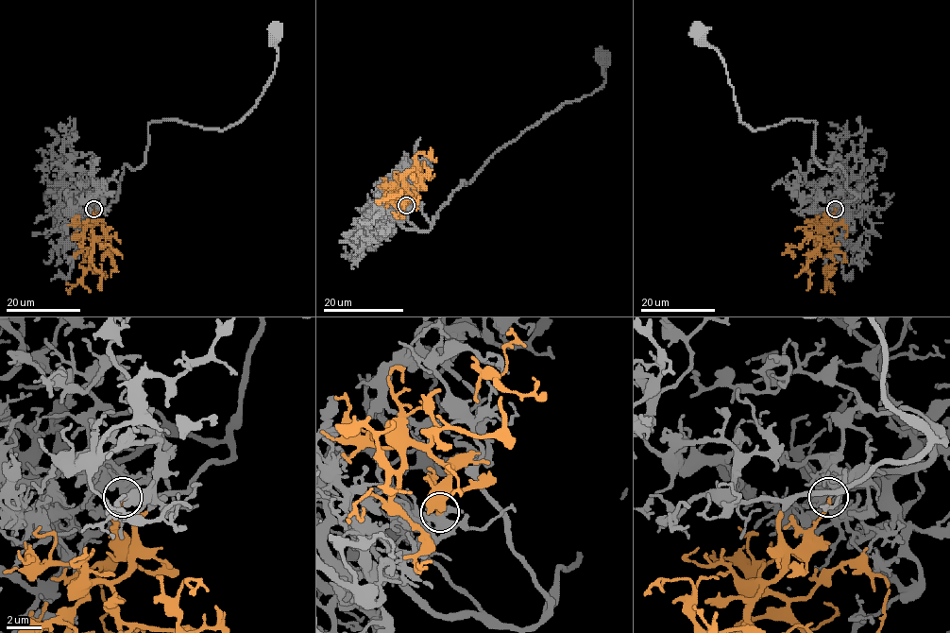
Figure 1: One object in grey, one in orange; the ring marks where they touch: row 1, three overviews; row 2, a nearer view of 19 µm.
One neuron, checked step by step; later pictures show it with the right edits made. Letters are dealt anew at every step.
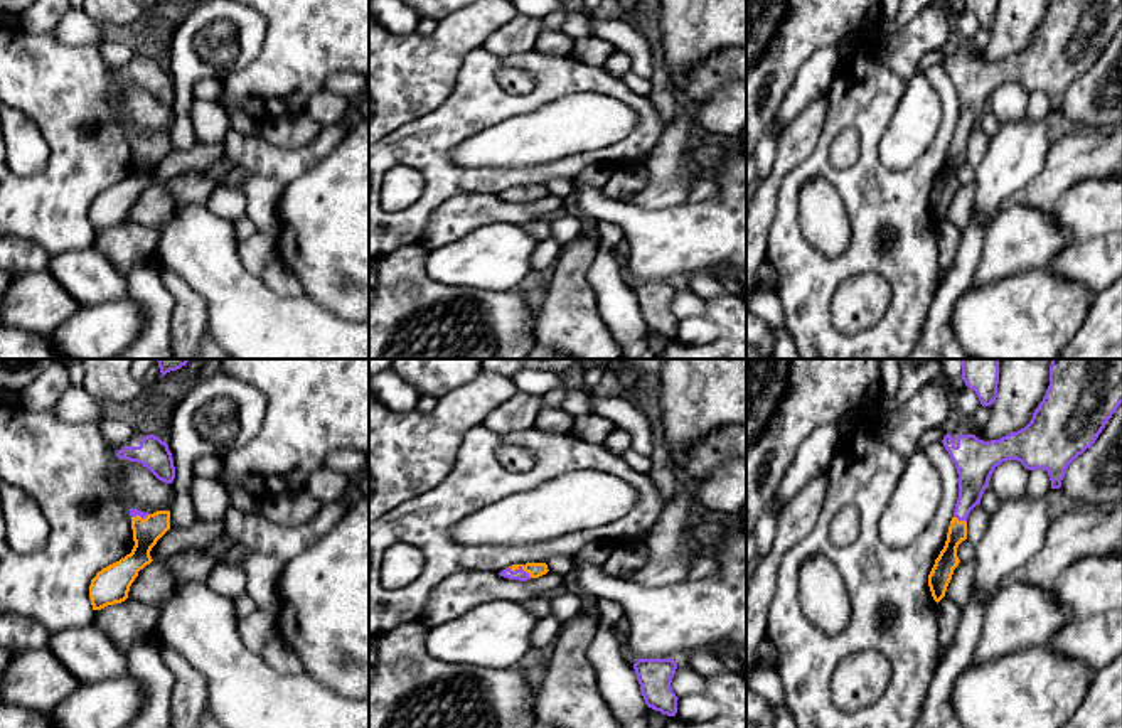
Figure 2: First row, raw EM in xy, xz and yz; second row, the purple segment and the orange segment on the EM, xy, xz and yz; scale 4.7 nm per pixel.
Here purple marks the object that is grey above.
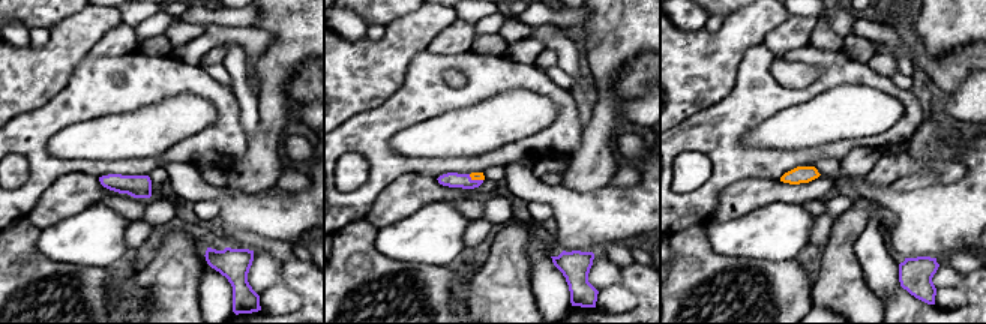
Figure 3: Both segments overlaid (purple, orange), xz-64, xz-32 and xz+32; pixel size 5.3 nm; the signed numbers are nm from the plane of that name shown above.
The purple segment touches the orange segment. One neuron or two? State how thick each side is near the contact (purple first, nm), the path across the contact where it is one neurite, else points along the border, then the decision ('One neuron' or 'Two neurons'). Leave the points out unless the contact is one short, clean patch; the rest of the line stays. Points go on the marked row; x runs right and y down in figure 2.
Thickness 60 nm (purple) against 70 nm. Path across: xz (521, 575), (521, 568), (534, 570). One neuron

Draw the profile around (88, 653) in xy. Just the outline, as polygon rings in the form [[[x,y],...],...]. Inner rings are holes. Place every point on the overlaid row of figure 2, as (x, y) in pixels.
[[[96,624],[51,634],[47,647],[79,684],[128,674],[128,659]]]

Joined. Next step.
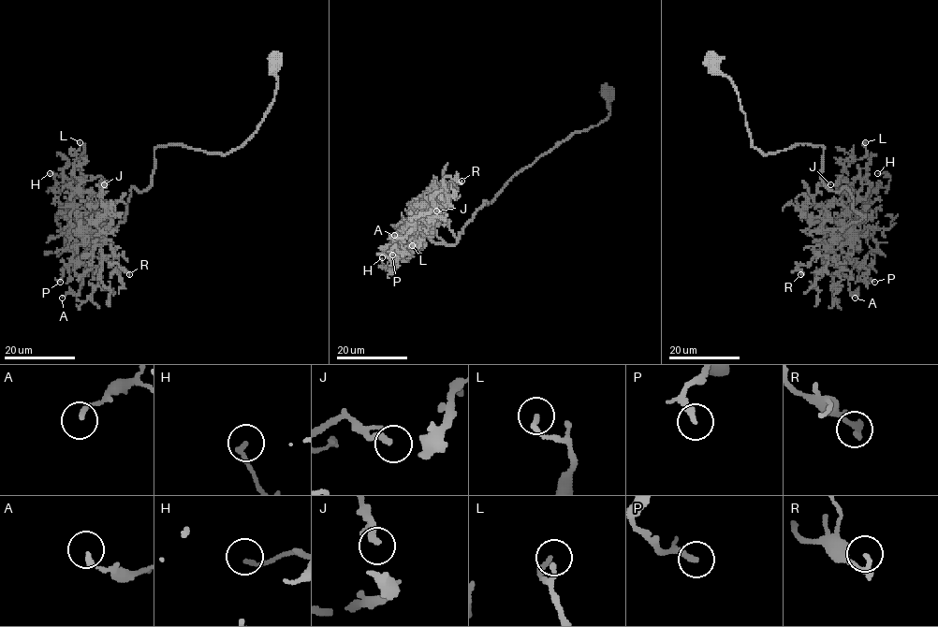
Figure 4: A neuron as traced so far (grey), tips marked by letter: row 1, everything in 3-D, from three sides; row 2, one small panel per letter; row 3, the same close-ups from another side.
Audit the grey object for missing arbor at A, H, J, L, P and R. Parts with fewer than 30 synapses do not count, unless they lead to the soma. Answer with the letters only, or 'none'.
none

